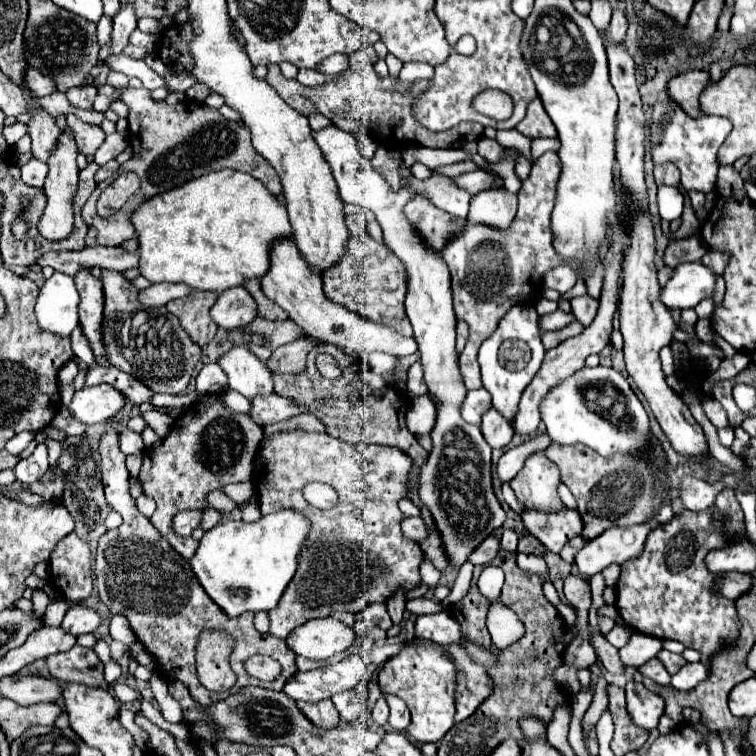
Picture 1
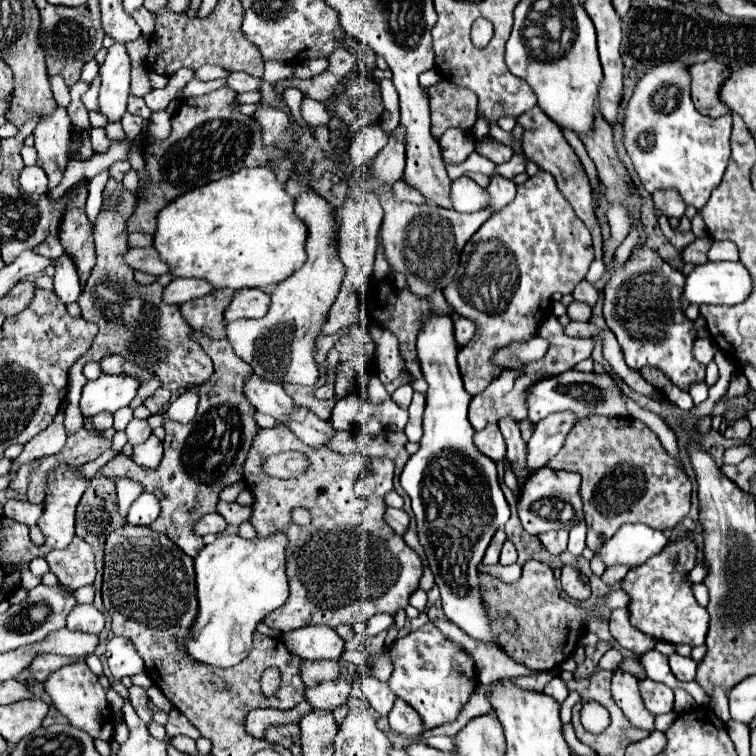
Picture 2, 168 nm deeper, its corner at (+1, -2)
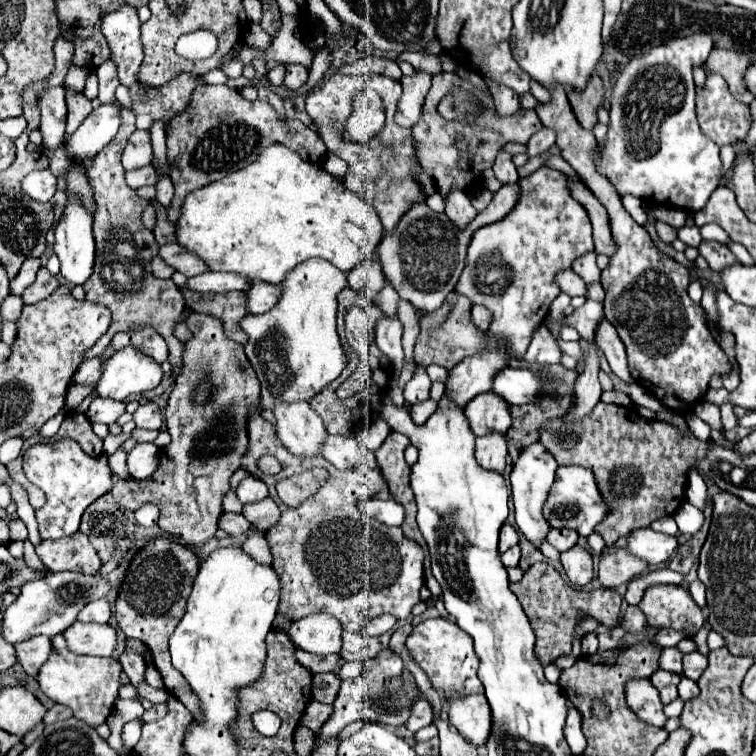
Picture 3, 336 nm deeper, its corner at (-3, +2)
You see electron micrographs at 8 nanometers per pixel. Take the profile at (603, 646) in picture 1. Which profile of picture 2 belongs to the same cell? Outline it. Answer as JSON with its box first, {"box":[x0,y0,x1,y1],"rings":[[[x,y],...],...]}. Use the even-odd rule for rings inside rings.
{"box":[613,668,653,732],"rings":[[[617,668],[613,672],[613,698],[617,702],[617,706],[625,712],[625,716],[631,720],[631,724],[645,728],[649,732],[653,732],[653,716],[643,708],[641,696],[639,696],[639,688],[637,688],[637,678],[621,668]]]}

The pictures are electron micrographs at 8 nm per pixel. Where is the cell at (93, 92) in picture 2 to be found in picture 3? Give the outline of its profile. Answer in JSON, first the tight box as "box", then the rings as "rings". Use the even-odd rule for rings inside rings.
{"box":[95,60,119,104],"rings":[[[107,60],[97,68],[95,74],[99,78],[99,102],[111,104],[115,100],[115,88],[119,86],[119,80],[115,76],[115,64],[111,64],[111,60]]]}

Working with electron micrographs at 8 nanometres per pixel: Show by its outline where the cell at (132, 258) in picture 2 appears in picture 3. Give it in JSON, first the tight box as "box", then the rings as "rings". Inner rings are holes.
{"box":[159,244,209,278],"rings":[[[165,244],[165,246],[161,246],[159,248],[159,256],[169,266],[173,266],[177,272],[185,274],[187,278],[203,274],[203,272],[209,270],[209,266],[195,252],[189,252],[183,246],[179,246],[179,244]]]}

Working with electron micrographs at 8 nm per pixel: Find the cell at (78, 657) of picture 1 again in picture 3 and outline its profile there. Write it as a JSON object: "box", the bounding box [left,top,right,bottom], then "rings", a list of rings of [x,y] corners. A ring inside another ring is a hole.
{"box":[15,636,51,678],"rings":[[[33,636],[25,642],[19,642],[19,644],[15,644],[15,650],[17,650],[19,664],[33,678],[37,676],[39,668],[47,662],[47,656],[51,654],[51,646],[49,646],[47,636]]]}

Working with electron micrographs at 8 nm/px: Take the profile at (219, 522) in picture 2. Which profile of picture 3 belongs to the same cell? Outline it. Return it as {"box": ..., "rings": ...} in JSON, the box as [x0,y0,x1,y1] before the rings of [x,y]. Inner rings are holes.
{"box":[219,512,251,536],"rings":[[[225,512],[219,518],[219,528],[225,530],[227,534],[235,536],[235,534],[245,534],[251,528],[251,524],[247,522],[247,518],[243,514],[229,514],[229,512]]]}

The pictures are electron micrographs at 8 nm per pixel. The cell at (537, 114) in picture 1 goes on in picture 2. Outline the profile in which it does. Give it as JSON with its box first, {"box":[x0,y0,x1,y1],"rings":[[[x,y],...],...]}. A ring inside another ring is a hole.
{"box":[517,106,601,258],"rings":[[[539,106],[527,110],[523,116],[517,118],[517,124],[523,128],[523,152],[529,160],[533,160],[539,168],[543,170],[551,170],[559,190],[563,192],[563,196],[567,198],[567,202],[573,206],[575,214],[583,220],[583,224],[589,228],[591,236],[593,236],[593,248],[595,248],[595,258],[601,258],[601,230],[597,224],[597,218],[593,214],[593,206],[591,206],[591,198],[589,198],[589,180],[583,172],[581,164],[575,164],[575,152],[569,146],[569,142],[565,140],[561,128],[555,128],[555,124],[551,124],[551,120],[547,120],[547,116],[543,116],[543,110]]]}

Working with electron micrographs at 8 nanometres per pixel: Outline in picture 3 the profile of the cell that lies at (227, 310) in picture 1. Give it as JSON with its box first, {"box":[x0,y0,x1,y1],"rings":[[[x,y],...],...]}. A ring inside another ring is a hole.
{"box":[247,282,281,314],"rings":[[[255,282],[251,286],[251,292],[247,292],[249,296],[249,312],[251,314],[265,314],[269,312],[281,298],[281,286],[277,284],[267,284],[267,282]]]}

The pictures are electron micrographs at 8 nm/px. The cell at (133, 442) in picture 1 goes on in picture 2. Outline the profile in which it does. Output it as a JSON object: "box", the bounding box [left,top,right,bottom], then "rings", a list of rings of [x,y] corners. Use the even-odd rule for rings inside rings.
{"box":[125,418,151,448],"rings":[[[133,418],[133,420],[127,424],[125,434],[127,434],[127,442],[135,448],[135,446],[143,444],[143,442],[149,438],[151,428],[149,428],[147,420],[137,420],[137,418]]]}

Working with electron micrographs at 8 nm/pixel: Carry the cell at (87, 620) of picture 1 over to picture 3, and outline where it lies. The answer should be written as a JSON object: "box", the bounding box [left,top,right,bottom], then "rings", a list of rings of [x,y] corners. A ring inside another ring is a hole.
{"box":[79,600,111,624],"rings":[[[93,600],[91,604],[87,604],[83,608],[83,612],[79,612],[81,622],[97,622],[97,624],[105,624],[111,616],[111,606],[107,600]]]}

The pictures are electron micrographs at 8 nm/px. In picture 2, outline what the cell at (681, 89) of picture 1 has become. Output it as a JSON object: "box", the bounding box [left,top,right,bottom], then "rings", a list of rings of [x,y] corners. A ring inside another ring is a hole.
{"box":[689,60,729,118],"rings":[[[707,60],[703,64],[693,64],[689,68],[691,76],[691,98],[699,112],[711,118],[719,118],[727,114],[727,106],[723,106],[717,98],[721,84],[729,76],[729,68],[715,60]]]}

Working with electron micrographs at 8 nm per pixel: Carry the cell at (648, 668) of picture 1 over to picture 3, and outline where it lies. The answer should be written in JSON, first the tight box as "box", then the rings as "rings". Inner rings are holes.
{"box":[659,648,683,674],"rings":[[[663,648],[659,666],[661,666],[663,670],[681,674],[681,672],[683,672],[683,670],[681,670],[681,660],[683,660],[683,654],[679,652],[679,648]]]}

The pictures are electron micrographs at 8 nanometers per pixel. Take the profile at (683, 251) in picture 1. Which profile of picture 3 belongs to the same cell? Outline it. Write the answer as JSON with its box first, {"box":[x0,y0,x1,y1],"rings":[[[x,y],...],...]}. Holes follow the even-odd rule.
{"box":[699,240,739,272],"rings":[[[703,240],[699,244],[699,254],[709,262],[711,270],[715,270],[715,272],[729,268],[731,264],[739,264],[739,260],[733,256],[733,252],[725,244],[719,244],[719,242]]]}

